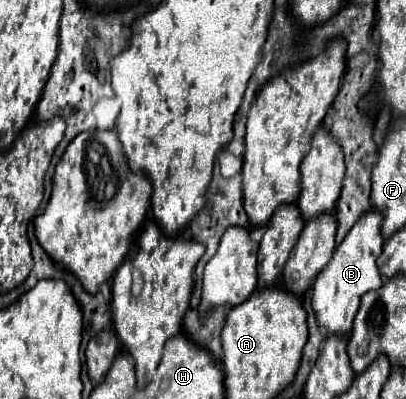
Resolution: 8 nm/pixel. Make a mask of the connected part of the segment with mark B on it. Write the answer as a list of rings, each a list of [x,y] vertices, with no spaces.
[[[370,210],[358,218],[358,222],[346,234],[344,242],[334,250],[334,256],[328,262],[328,266],[318,274],[314,282],[312,308],[318,326],[326,328],[330,336],[332,334],[350,336],[352,322],[360,306],[360,298],[368,290],[376,290],[382,286],[382,276],[376,268],[376,258],[380,256],[382,246],[384,246],[384,236],[380,232],[380,214],[376,210]]]

